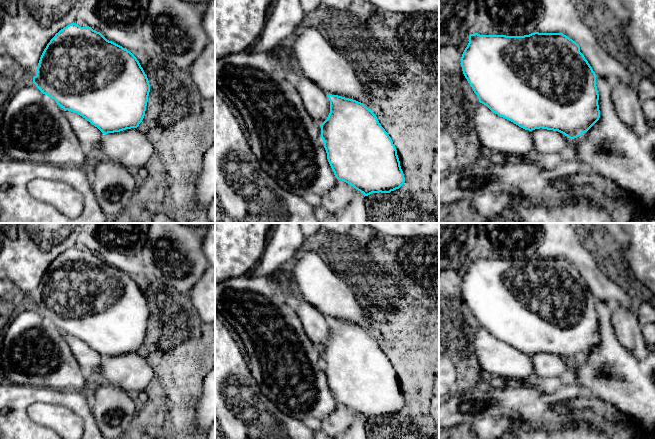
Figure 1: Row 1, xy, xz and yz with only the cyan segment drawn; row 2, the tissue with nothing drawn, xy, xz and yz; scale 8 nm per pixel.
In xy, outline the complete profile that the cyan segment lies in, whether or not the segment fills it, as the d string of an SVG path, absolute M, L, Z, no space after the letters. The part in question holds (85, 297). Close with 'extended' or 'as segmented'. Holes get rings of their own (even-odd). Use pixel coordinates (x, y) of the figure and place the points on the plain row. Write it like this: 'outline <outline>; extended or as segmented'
outline M74 246L47 268L33 307L61 332L82 340L103 358L137 352L145 340L150 316L147 299L130 275Z; as segmented

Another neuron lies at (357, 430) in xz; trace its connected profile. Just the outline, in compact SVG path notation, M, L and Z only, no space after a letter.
M355 413L353 423L339 439L367 439L365 419Z

